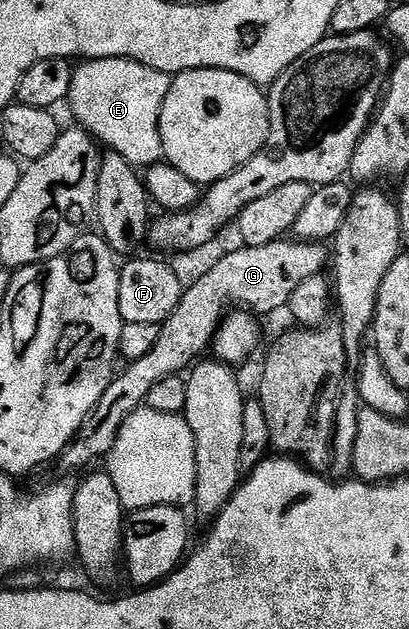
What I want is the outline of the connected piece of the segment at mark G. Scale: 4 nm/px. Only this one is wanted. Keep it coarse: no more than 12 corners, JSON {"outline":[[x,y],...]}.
{"outline":[[325,244],[245,245],[183,292],[156,347],[100,395],[60,465],[105,458],[160,379],[211,348],[231,308],[285,310]]}

